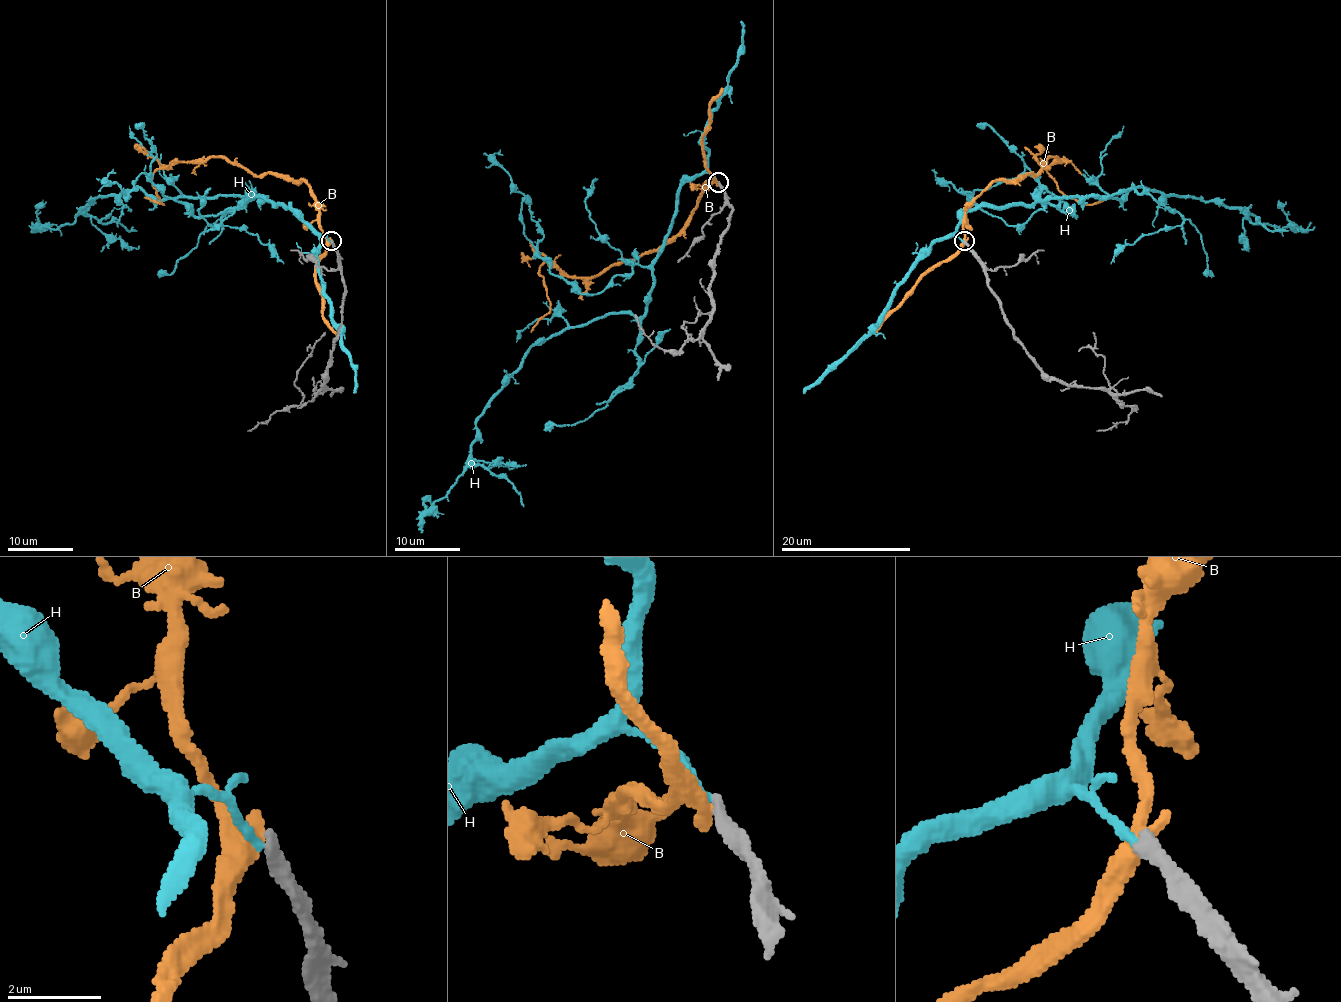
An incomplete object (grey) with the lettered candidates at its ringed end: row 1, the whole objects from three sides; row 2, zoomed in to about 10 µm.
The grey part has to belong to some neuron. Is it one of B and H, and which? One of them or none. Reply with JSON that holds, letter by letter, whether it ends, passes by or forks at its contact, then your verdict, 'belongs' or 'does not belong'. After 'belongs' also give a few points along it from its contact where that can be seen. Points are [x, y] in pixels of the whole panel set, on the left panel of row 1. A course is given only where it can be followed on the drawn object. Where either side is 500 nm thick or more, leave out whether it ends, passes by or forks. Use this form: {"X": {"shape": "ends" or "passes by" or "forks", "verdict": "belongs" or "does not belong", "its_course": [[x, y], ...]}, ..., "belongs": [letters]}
{"B": {"shape": "passes by", "verdict": "does not belong"}, "H": {"shape": "ends", "verdict": "does not belong"}, "belongs": []}

